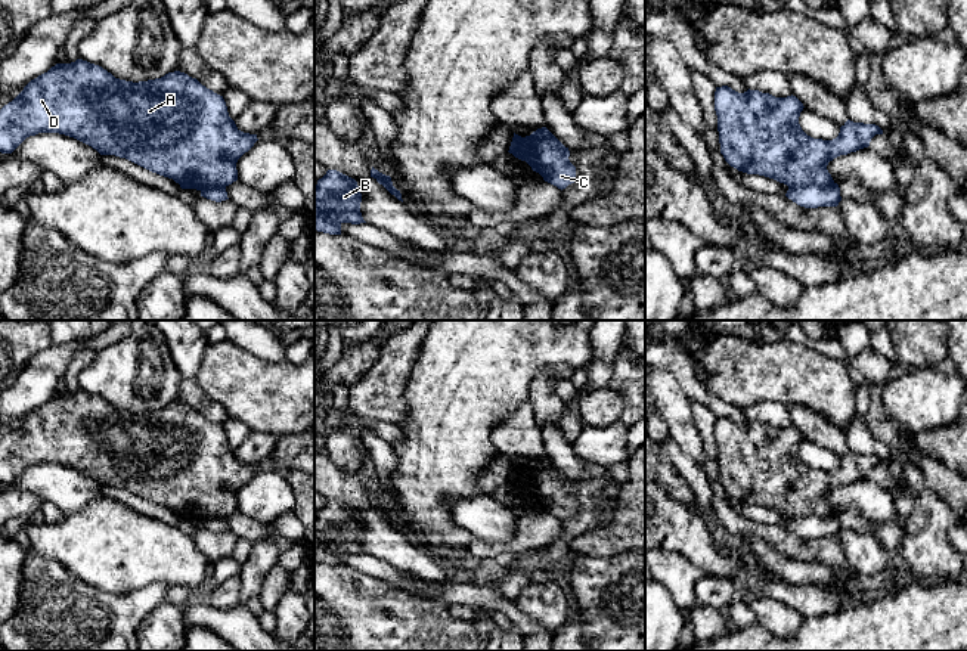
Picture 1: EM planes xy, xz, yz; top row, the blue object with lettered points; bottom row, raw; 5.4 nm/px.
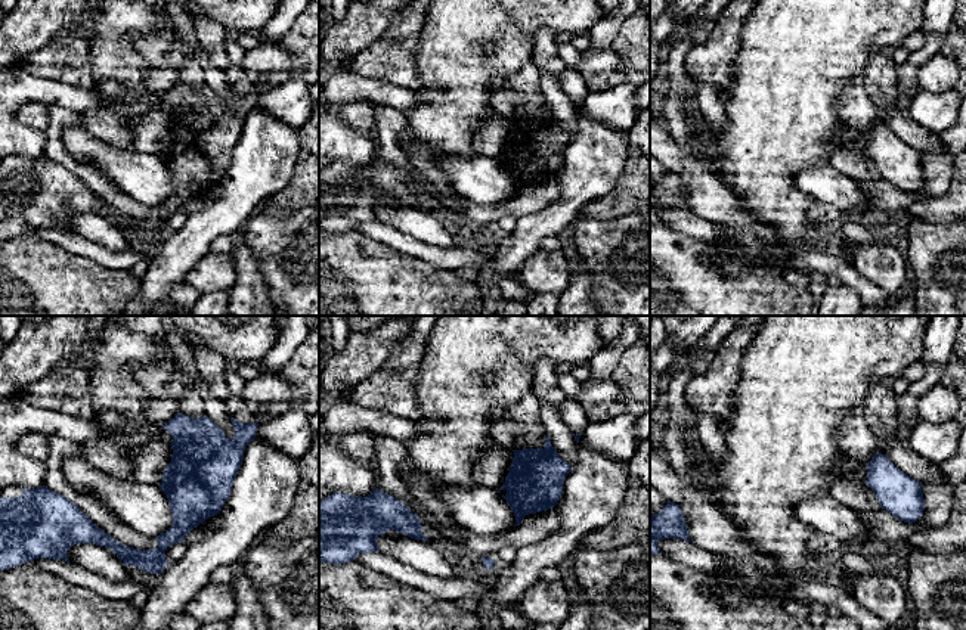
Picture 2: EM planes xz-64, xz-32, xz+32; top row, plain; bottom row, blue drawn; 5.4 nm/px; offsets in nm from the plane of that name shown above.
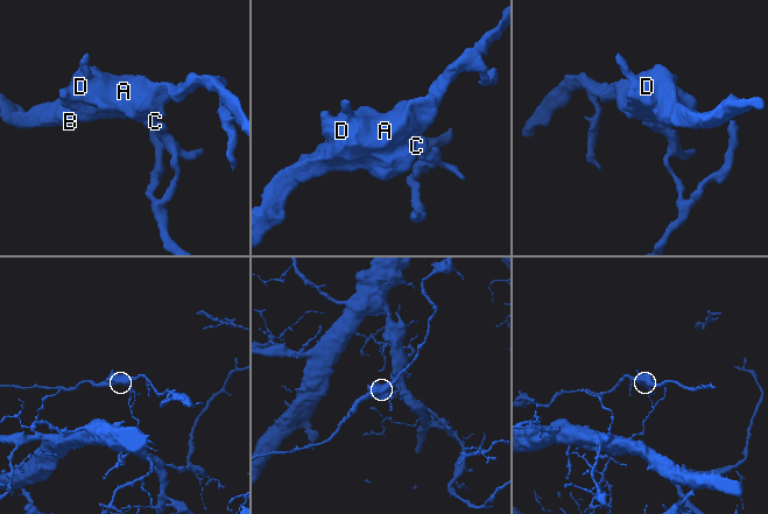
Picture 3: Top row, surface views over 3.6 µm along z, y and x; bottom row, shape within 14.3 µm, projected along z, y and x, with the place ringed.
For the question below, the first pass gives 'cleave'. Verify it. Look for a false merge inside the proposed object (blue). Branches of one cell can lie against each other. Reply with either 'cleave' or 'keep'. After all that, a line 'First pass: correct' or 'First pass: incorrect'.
cleave
First pass: correct

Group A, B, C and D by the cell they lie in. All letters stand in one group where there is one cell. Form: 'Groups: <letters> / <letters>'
Groups: A B D / C

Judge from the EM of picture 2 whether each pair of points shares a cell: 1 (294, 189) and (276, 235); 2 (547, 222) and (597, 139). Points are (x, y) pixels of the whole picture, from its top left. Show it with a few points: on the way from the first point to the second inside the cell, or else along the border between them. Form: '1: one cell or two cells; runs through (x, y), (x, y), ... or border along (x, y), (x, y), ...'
1: two cells; border along (303, 207), (265, 208), (256, 214)
2: one cell; runs through (567, 201), (581, 179), (591, 168), (594, 160)

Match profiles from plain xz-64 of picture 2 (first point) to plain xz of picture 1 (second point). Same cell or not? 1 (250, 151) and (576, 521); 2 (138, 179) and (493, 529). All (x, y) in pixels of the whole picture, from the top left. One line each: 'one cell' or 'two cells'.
1: one cell
2: one cell

